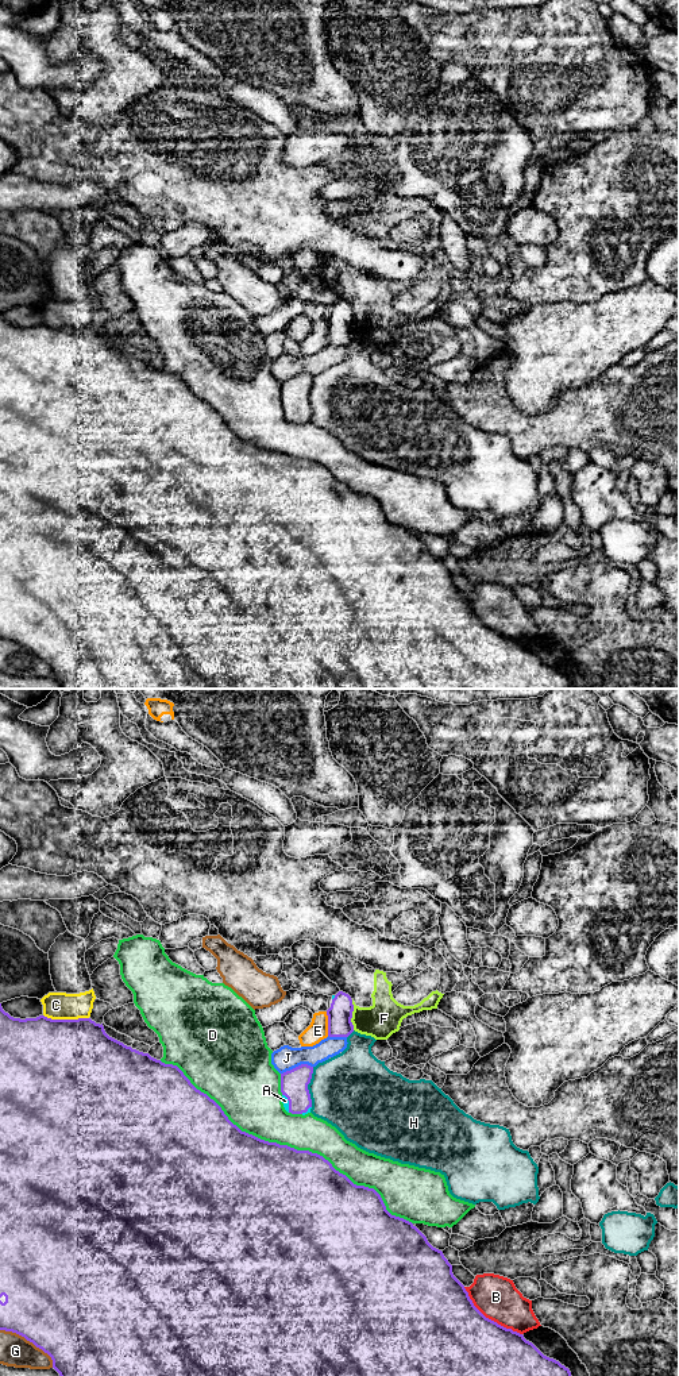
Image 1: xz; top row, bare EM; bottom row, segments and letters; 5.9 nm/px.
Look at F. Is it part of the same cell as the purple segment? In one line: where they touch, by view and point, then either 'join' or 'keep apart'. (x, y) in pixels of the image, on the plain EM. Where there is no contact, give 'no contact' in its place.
meets purple in xz at (351, 323); keep apart

